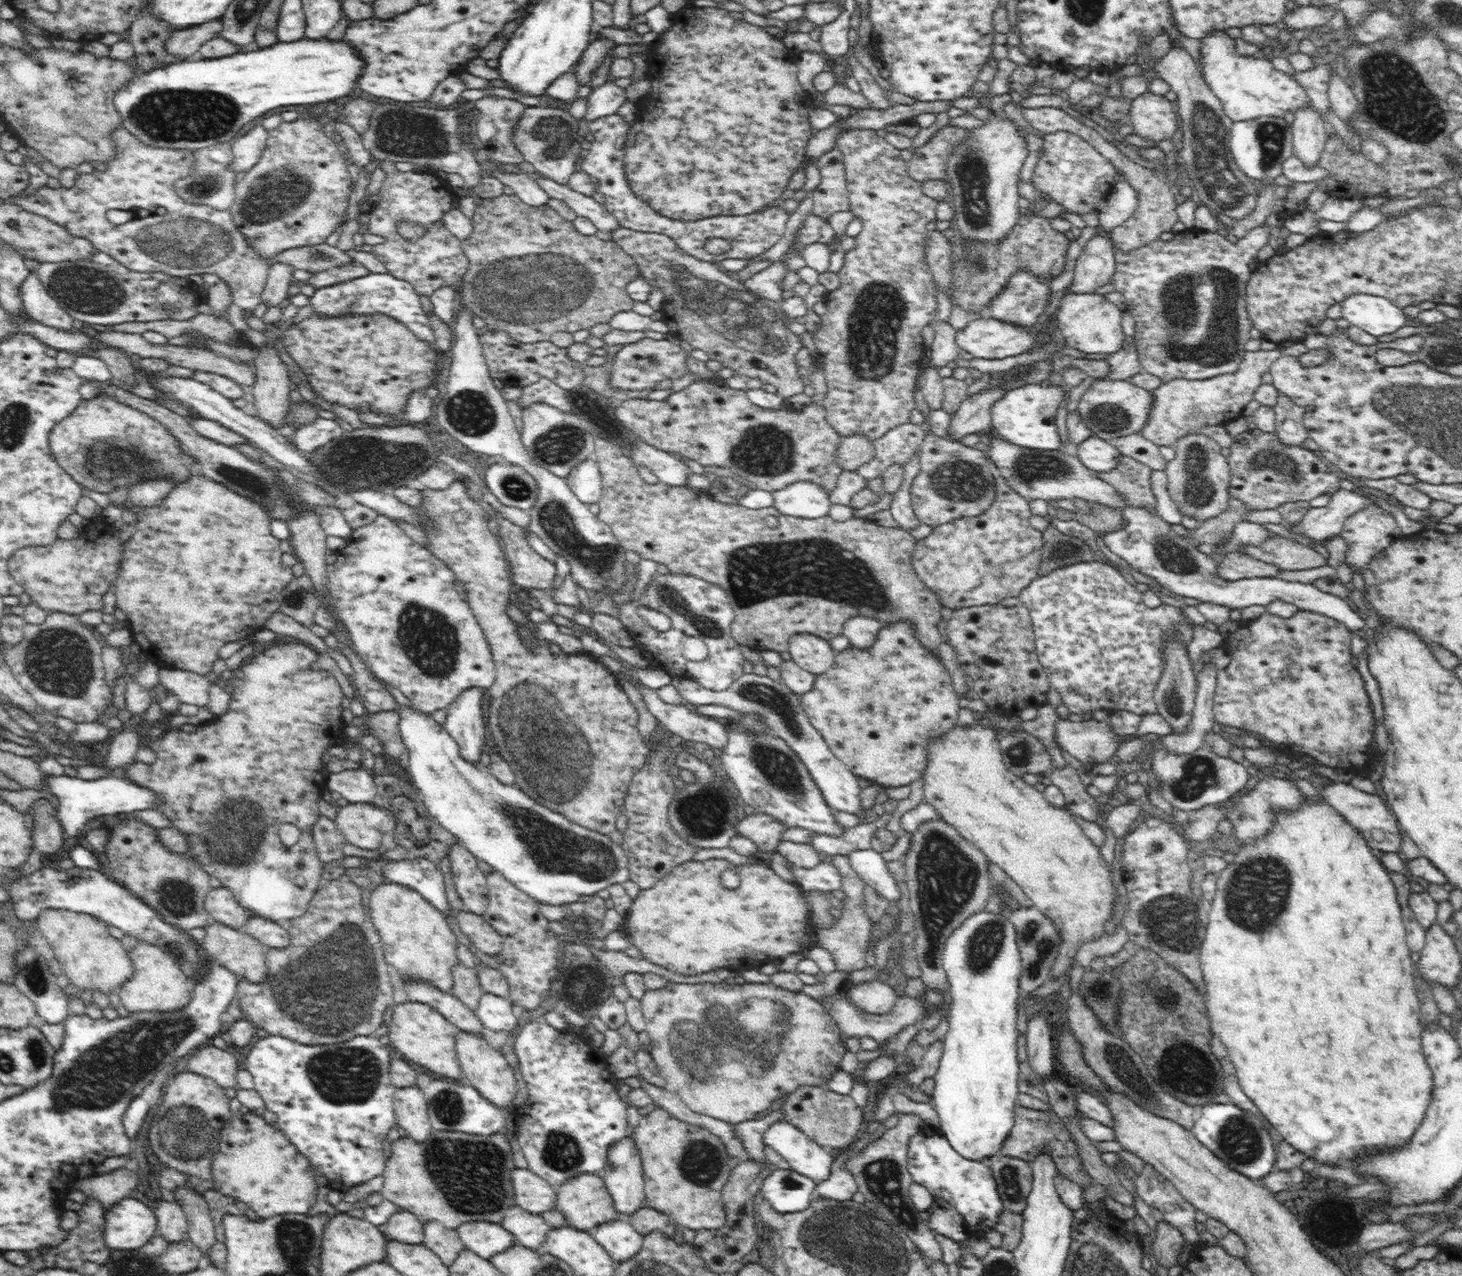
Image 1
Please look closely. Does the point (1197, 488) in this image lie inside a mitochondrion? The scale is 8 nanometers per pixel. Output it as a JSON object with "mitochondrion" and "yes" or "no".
{"mitochondrion":"yes"}

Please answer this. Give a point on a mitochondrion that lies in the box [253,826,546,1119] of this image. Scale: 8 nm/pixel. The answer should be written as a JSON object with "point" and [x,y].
{"point":[333,985]}

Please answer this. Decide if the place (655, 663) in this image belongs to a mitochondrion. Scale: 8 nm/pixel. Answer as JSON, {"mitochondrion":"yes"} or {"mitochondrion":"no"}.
{"mitochondrion":"no"}

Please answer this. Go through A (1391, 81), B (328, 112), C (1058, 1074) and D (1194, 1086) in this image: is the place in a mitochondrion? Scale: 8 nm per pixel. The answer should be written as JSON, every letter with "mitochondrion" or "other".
{"A":"mitochondrion","B":"other","C":"other","D":"mitochondrion"}

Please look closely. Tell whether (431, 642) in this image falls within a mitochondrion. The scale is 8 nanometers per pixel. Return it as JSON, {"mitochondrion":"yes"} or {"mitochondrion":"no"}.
{"mitochondrion":"yes"}

